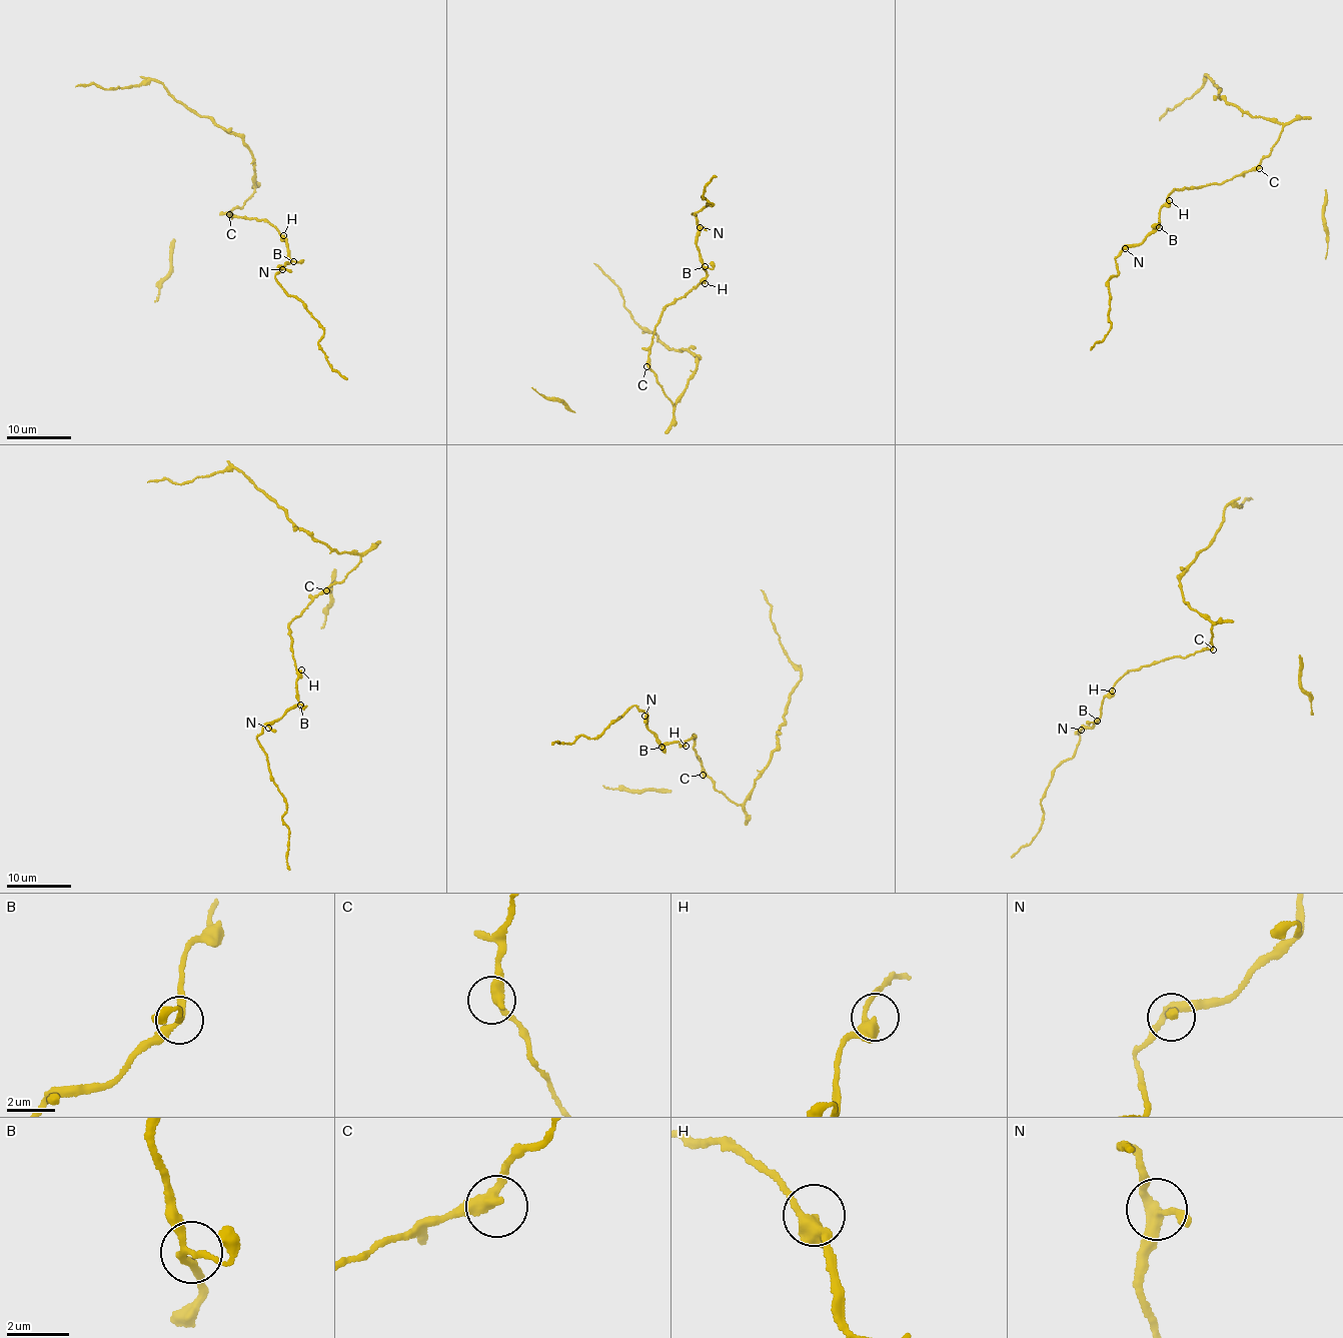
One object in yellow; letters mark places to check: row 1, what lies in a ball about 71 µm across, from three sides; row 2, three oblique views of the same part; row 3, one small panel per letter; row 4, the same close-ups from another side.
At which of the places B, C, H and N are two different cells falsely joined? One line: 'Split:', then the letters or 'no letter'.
Split: no letter

